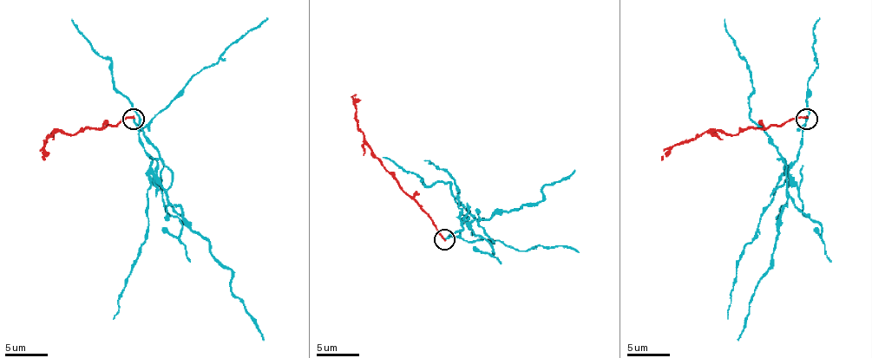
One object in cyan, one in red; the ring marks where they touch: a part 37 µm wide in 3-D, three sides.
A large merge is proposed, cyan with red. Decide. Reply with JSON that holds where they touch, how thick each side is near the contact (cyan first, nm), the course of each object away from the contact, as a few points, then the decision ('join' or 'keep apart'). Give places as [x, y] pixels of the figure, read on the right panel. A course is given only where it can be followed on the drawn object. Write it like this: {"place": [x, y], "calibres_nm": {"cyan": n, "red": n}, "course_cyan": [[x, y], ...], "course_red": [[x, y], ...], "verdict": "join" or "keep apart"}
{"place": [806, 119], "calibres_nm": {"cyan": 170, "red": 180}, "course_cyan": [[806, 120], [799, 155], [789, 177], [787, 198], [774, 243], [771, 266], [752, 294], [737, 341]], "course_red": [[806, 117], [793, 117], [780, 126], [744, 128], [736, 134], [708, 130], [693, 139], [680, 140], [661, 159]], "verdict": "keep apart"}

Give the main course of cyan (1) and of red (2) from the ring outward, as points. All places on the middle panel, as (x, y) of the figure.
1: (445, 238), (458, 232), (464, 222), (536, 205), (543, 198), (540, 190), (545, 185), (575, 171)
2: (445, 238), (385, 168), (366, 140), (357, 126), (356, 94)

